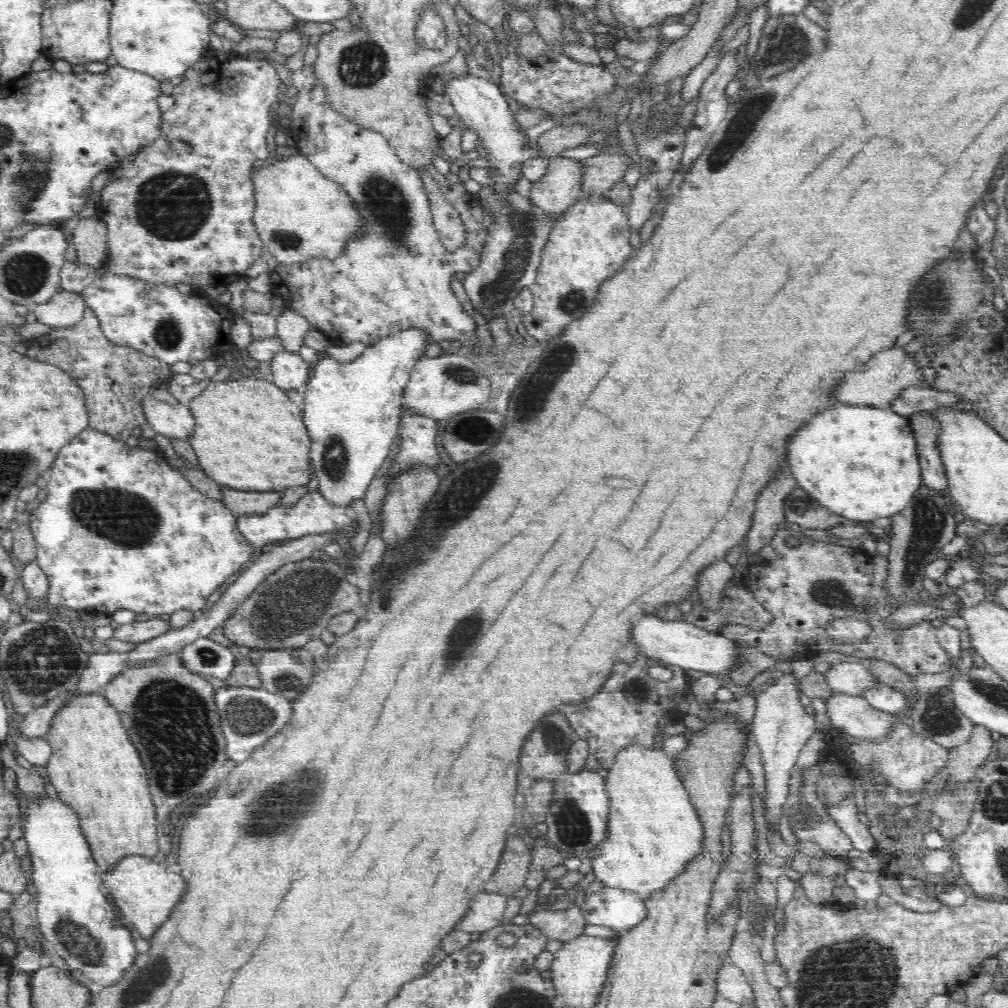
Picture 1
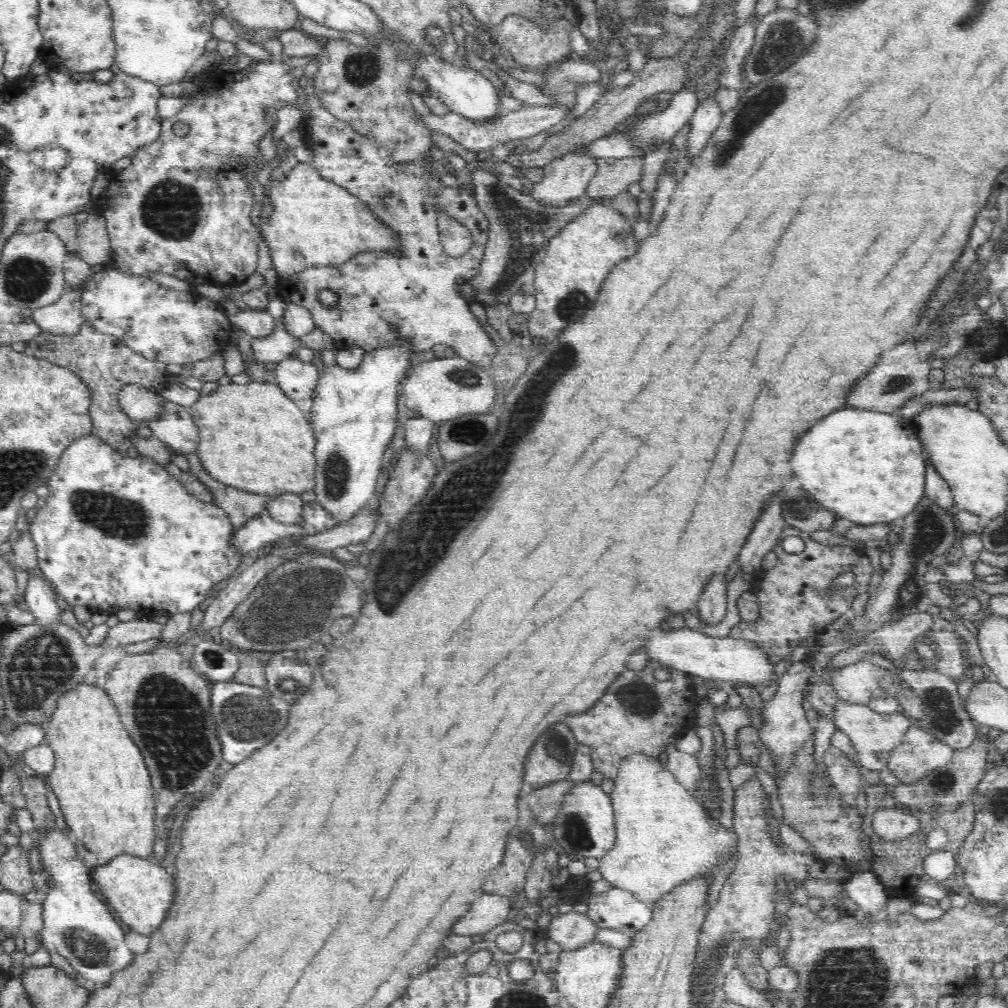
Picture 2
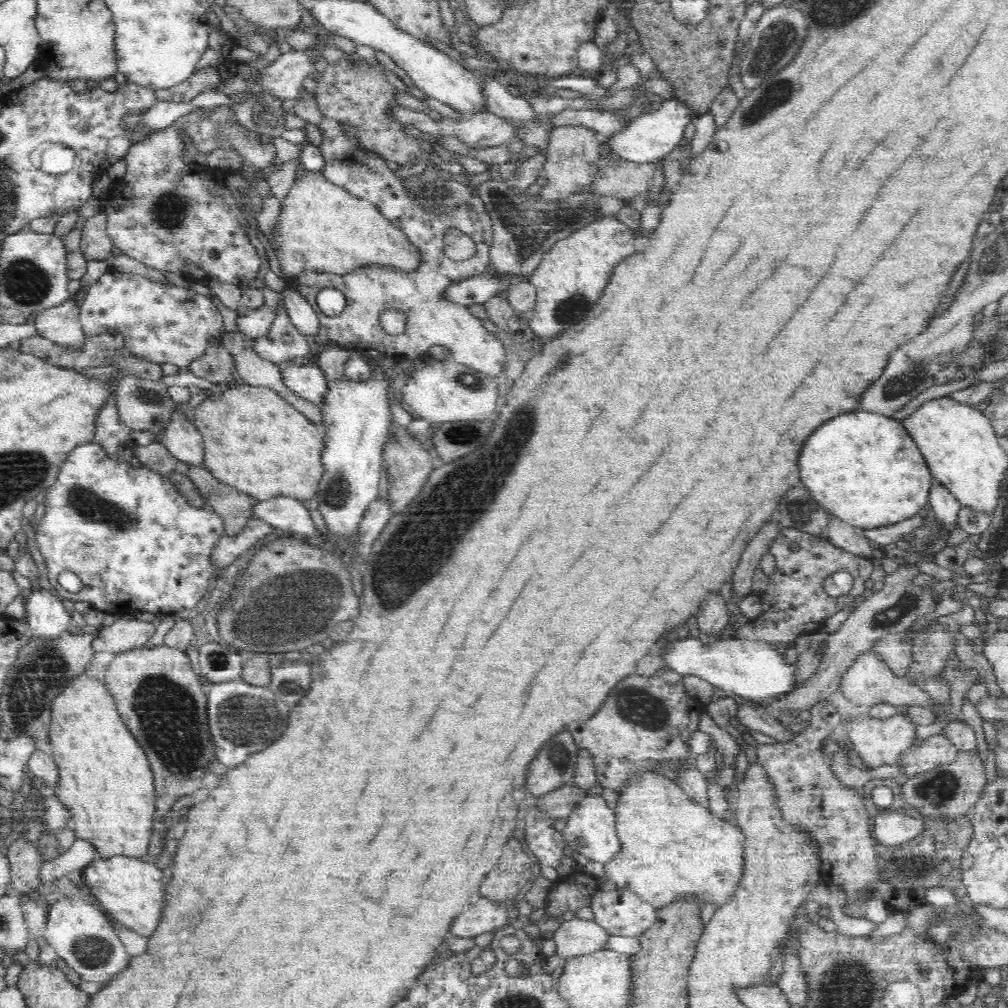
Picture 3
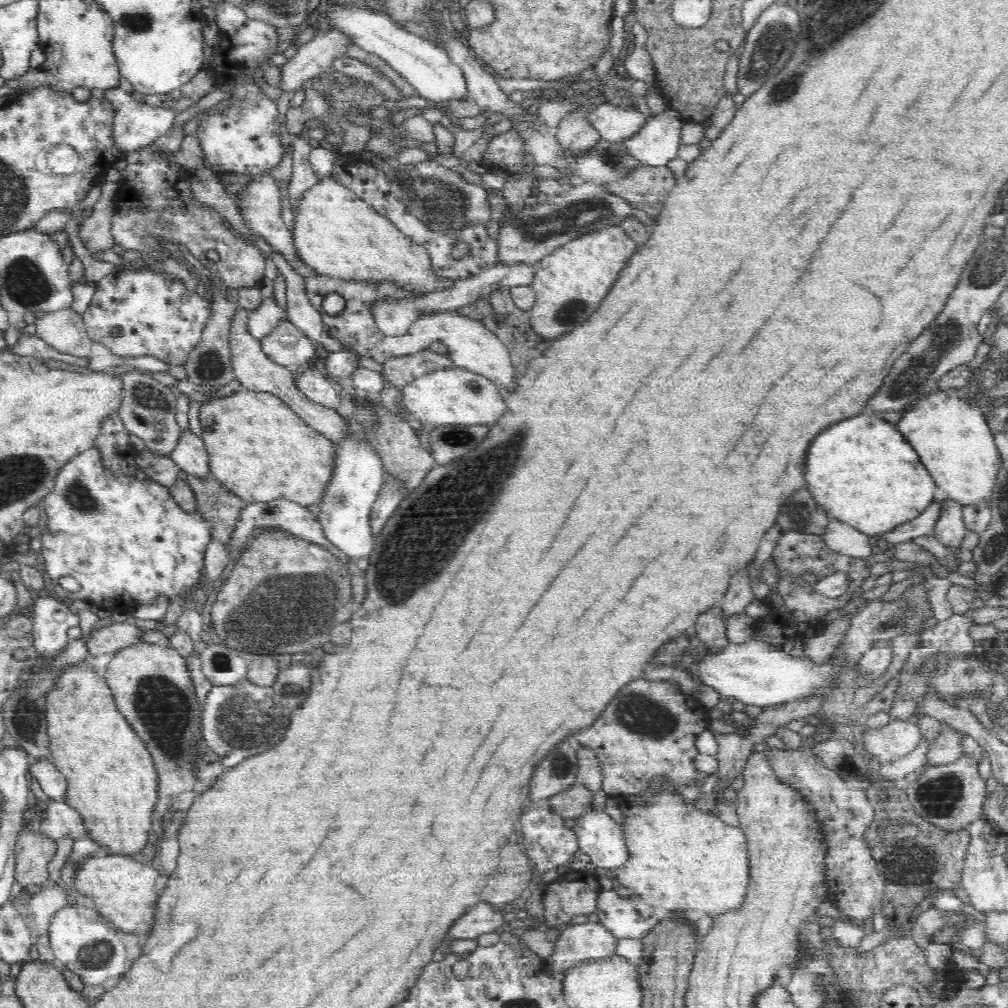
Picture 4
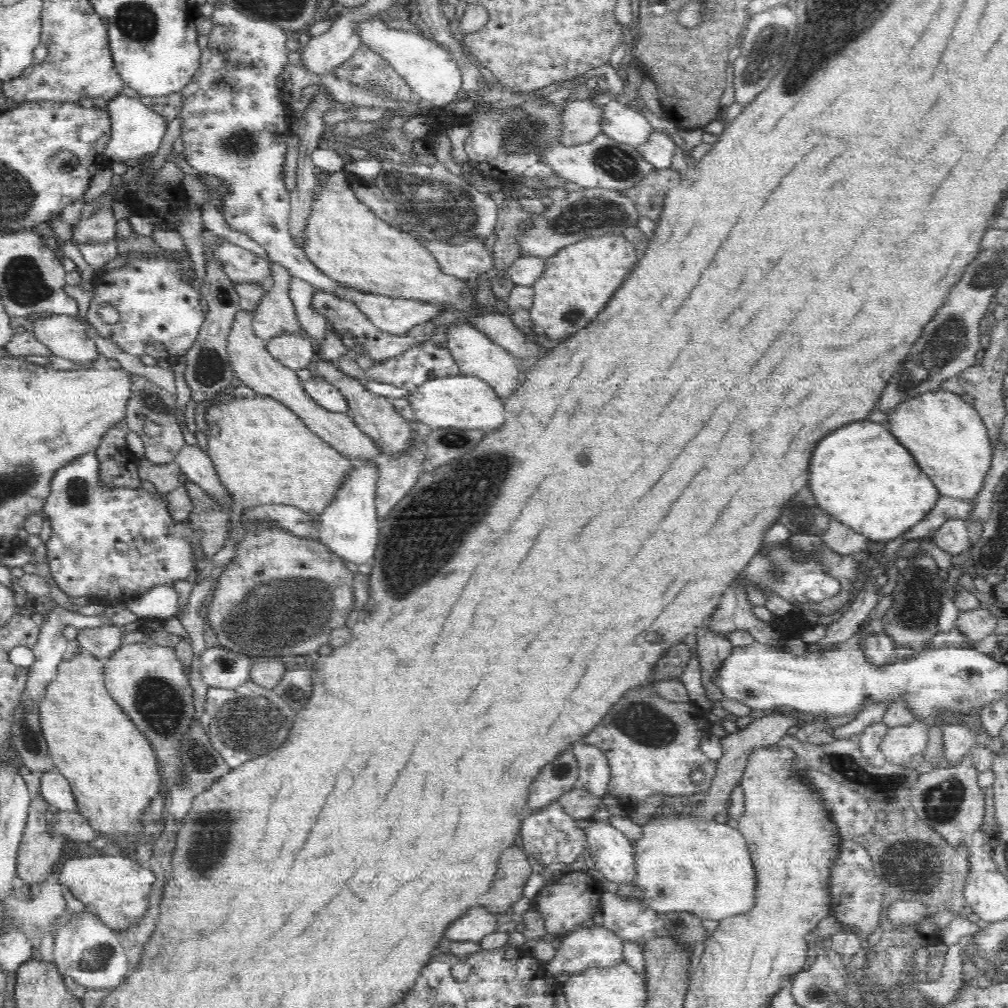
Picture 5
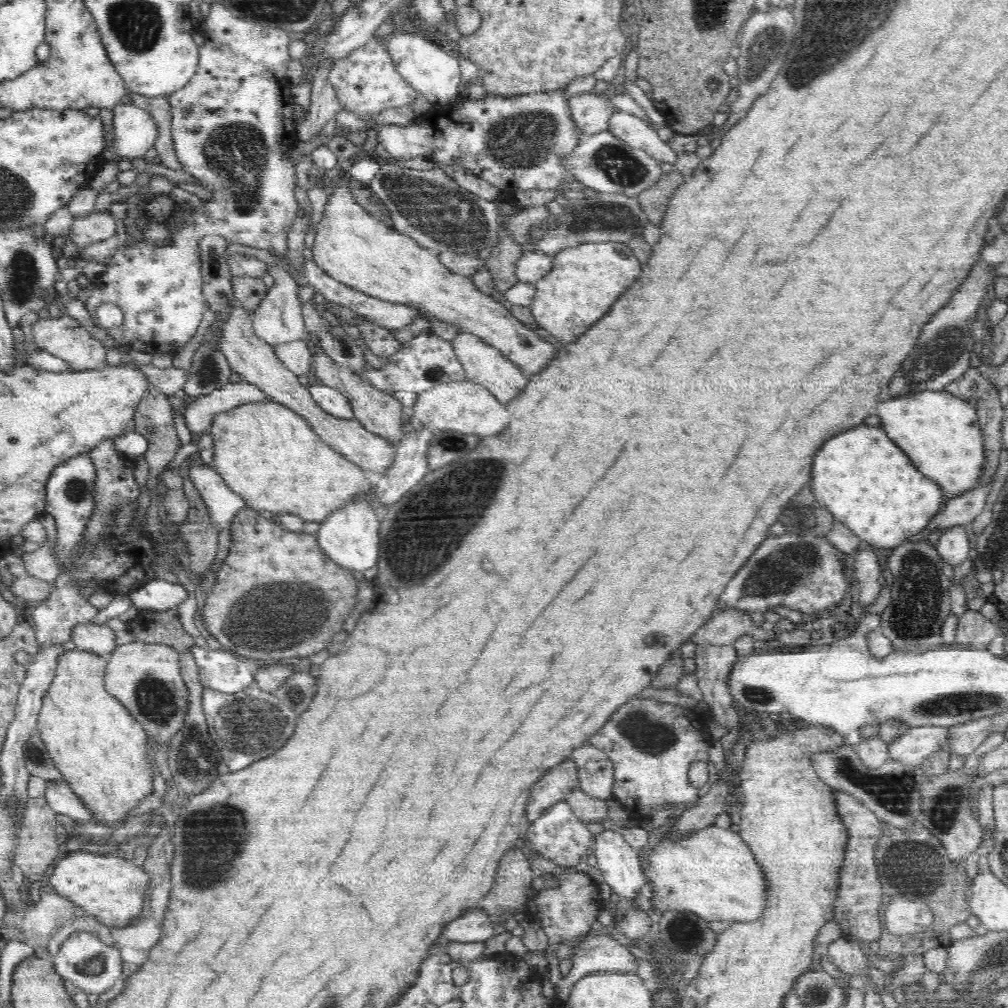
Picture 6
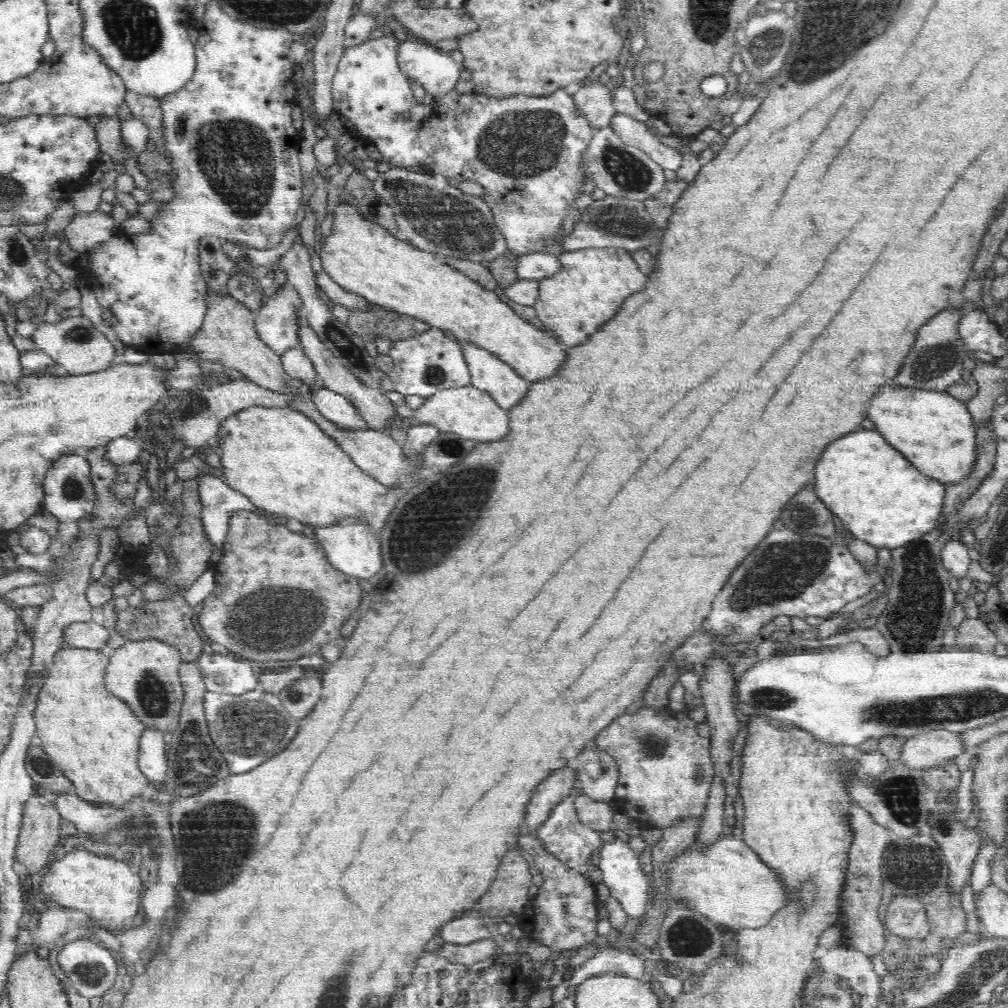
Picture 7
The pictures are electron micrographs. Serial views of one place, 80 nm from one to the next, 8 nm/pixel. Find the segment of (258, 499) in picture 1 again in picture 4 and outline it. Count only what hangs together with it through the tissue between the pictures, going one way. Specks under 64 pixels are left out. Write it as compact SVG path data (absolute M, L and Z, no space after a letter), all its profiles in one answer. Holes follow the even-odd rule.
M188 474L187 483L196 497L195 511L212 521L213 540L228 542L240 522L241 508L245 502L237 494L226 489L212 474L198 477Z

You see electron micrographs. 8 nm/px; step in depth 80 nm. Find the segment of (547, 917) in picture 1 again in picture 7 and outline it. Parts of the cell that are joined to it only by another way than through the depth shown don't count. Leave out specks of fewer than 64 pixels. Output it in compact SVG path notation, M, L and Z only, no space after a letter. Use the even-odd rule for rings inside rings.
M604 947L585 963L574 968L572 979L568 983L560 984L552 991L552 1002L560 1002L568 996L583 981L598 974L615 973L633 977L637 980L646 980L646 965L644 960L638 957L638 953L628 950L614 950L612 947Z

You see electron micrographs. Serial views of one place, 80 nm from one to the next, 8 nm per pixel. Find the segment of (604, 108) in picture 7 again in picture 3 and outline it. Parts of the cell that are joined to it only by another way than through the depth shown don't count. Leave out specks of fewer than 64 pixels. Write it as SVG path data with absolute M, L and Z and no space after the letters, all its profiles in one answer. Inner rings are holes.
M562 125L553 128L549 133L547 160L543 171L547 176L547 185L541 187L538 198L565 199L580 189L590 187L603 154L601 137L596 131L586 128L586 125Z

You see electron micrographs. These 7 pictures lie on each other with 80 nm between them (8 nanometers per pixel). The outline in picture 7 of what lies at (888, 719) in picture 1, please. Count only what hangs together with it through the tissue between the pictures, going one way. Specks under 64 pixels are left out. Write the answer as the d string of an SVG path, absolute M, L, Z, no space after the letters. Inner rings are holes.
M944 730L922 732L902 744L902 763L914 769L938 767L964 754L958 733Z

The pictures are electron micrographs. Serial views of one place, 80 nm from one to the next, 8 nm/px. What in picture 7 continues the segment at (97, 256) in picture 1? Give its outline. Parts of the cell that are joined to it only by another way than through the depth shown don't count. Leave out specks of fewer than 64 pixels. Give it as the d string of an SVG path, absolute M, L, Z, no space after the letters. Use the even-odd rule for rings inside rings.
M102 211L76 212L61 235L70 248L78 253L87 253L100 243L116 236L120 229L112 215Z

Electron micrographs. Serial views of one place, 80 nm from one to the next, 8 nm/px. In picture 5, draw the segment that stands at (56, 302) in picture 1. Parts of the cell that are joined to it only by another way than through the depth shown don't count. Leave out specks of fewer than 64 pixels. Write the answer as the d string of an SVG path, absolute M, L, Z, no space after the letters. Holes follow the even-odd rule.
M48 314L46 317L38 318L34 323L33 333L38 342L45 344L52 351L52 355L67 358L74 363L80 365L94 363L101 356L98 353L96 343L87 332L86 323L76 316L70 316L69 314Z

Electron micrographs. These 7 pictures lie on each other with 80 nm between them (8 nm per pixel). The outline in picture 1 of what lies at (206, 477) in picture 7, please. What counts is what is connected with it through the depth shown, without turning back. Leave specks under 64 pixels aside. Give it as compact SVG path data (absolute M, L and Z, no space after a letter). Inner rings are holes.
M168 385L156 386L148 396L142 400L143 414L148 426L154 429L156 434L165 436L174 441L191 442L191 434L195 432L195 421L188 404L180 404L169 392Z

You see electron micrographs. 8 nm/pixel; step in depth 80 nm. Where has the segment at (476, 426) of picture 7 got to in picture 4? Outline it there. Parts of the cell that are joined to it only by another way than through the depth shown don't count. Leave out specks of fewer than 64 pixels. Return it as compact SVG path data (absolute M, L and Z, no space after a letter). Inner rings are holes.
M455 366L416 378L400 390L399 399L400 405L410 416L434 428L447 425L492 426L506 413L506 404L490 378Z

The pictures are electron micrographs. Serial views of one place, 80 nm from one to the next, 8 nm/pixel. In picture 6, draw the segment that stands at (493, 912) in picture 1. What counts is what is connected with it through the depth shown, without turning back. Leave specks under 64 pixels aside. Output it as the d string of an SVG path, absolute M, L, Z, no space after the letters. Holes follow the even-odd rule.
M478 907L466 912L458 920L452 920L446 926L446 932L442 932L446 938L442 943L449 941L480 942L492 938L497 933L495 924L490 921L488 914Z

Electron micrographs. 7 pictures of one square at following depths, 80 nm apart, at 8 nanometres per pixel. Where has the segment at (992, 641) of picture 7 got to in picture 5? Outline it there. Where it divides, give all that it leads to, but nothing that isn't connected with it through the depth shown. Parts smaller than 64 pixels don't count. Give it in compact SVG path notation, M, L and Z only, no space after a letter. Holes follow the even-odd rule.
M978 607L960 612L954 627L976 643L993 634L997 619L998 615L992 614L989 609Z

